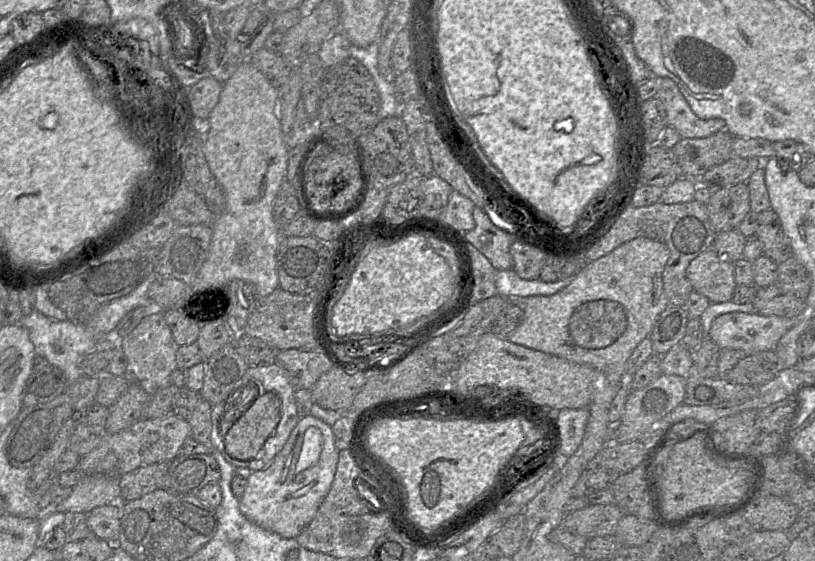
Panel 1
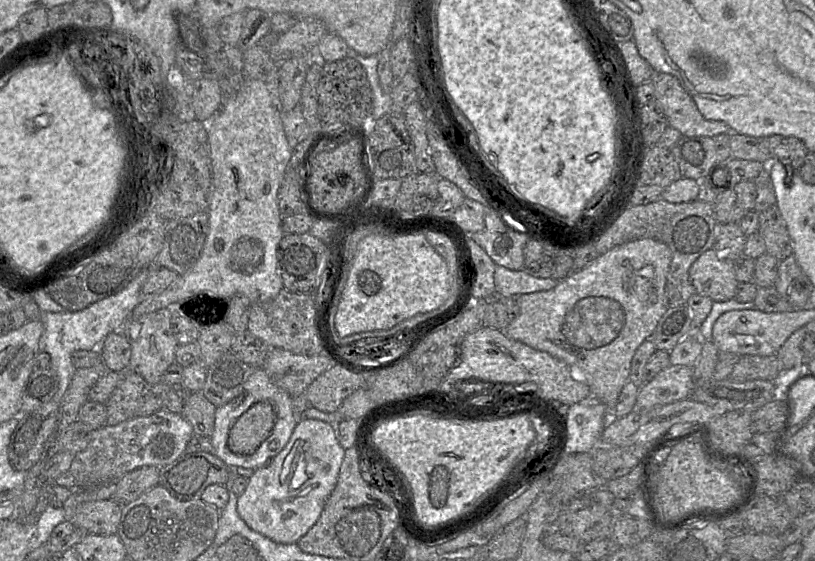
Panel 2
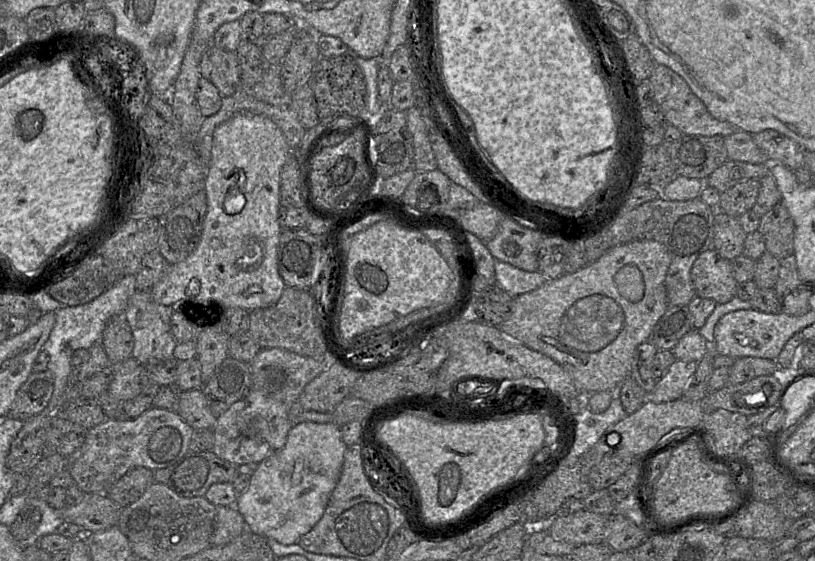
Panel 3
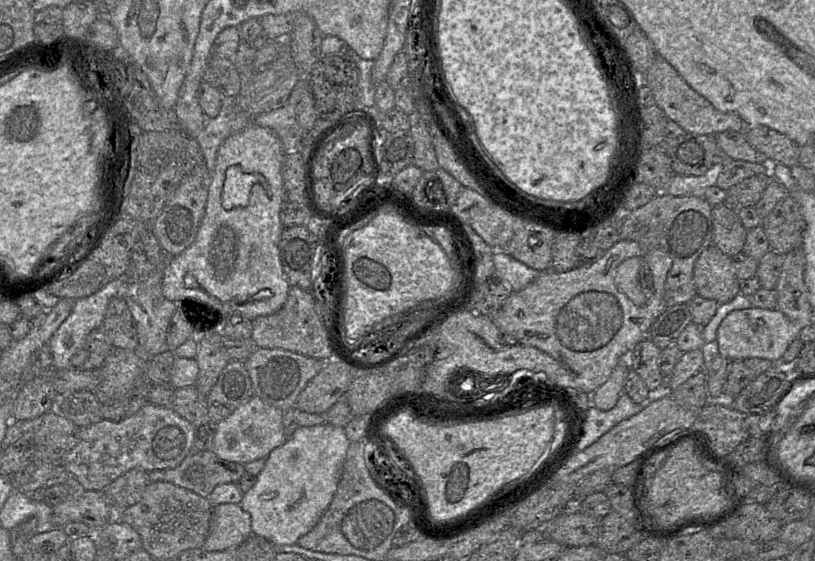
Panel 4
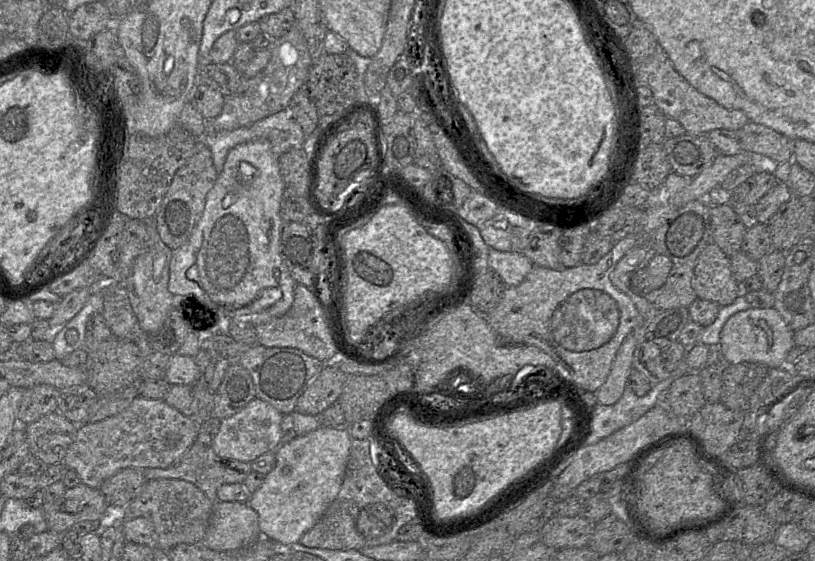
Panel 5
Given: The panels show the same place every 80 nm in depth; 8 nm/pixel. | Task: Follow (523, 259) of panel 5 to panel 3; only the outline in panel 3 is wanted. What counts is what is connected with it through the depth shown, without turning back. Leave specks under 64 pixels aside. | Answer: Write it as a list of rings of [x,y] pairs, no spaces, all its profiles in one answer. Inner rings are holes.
[[[495,260],[495,276],[496,283],[512,296],[532,291],[546,282],[546,279],[551,279],[546,278],[540,271],[525,271],[500,260]]]

